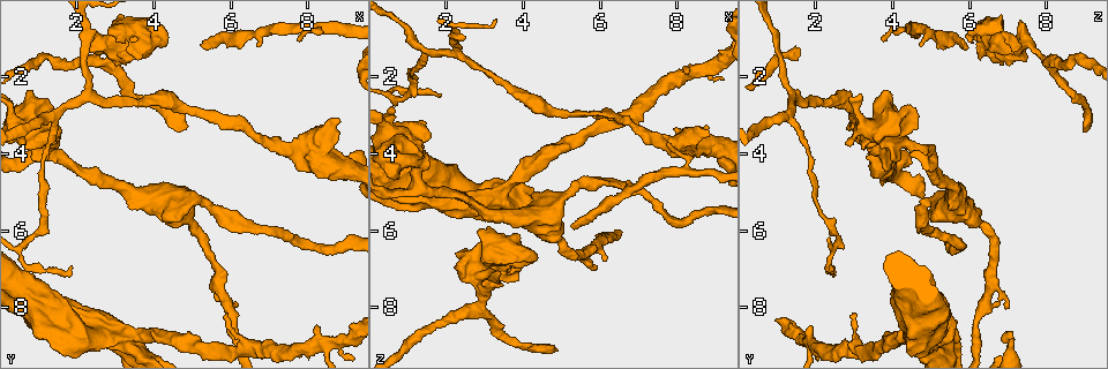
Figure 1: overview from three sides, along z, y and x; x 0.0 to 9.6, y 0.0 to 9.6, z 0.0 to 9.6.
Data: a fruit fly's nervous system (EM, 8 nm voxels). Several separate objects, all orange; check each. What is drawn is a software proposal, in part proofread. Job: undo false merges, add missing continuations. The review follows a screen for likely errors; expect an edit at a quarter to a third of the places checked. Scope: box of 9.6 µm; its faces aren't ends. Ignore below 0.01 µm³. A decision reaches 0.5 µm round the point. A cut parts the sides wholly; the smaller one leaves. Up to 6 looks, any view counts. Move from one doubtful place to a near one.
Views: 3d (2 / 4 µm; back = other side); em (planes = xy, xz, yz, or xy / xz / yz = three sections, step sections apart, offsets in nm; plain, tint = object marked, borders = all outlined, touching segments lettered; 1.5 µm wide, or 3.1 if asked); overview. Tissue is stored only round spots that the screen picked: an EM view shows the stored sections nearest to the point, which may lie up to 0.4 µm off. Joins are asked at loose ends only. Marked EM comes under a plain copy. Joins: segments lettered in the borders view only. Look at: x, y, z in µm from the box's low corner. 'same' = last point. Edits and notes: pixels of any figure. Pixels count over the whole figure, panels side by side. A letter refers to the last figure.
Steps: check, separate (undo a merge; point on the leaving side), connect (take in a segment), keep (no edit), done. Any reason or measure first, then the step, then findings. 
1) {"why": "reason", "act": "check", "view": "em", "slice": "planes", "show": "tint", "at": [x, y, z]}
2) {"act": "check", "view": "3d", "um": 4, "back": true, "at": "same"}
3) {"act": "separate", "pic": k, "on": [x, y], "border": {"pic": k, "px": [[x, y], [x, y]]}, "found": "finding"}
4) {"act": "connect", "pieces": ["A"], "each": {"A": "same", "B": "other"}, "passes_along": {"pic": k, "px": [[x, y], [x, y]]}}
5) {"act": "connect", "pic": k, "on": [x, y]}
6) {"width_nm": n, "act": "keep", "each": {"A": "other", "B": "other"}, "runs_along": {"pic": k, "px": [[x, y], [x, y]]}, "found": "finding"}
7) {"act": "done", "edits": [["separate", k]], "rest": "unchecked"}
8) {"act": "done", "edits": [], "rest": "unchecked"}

{"why": "stops while still wide", "act": "check", "view": "3d", "um": 2, "at": [1.40, 3.70, 3.20]}

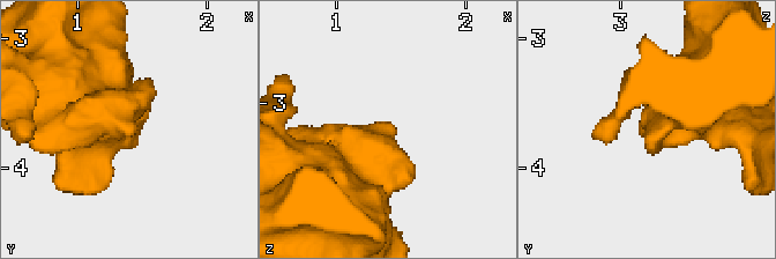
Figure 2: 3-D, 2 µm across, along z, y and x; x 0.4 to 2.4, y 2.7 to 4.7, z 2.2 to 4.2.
{"act": "check", "view": "em", "slice": "planes", "show": "borders", "at": [1.42, 3.72, 3.14]}

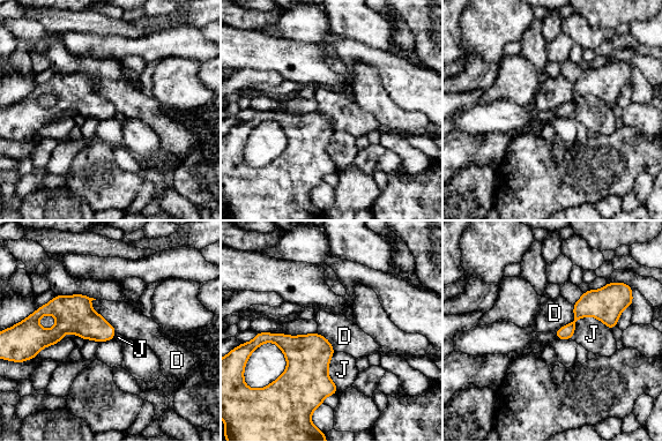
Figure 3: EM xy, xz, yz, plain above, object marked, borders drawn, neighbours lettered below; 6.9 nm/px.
{"act": "keep", "each": {"D": "other", "J": "other"}, "found": "none of them fits"}

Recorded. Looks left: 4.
{"why": "an open end", "act": "check", "view": "em", "slice": "planes", "show": "borders", "at": [1.90, 7.00, 2.50]}

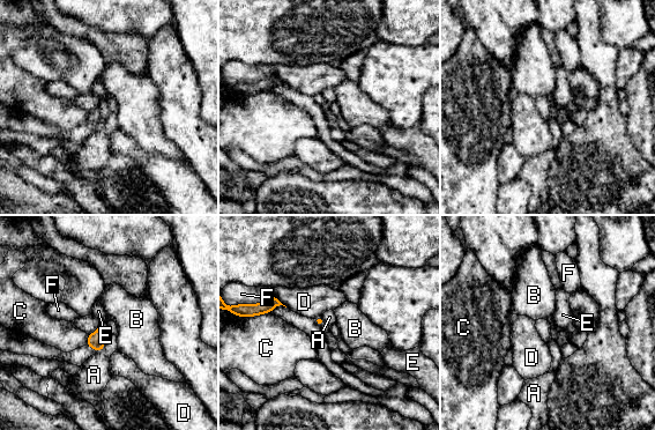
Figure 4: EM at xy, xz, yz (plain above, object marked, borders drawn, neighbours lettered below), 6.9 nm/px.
{"act": "keep", "each": {"A": "other", "B": "other", "C": "other", "D": "other", "E": "other", "F": "other"}, "border": {"pic": 4, "px": [[105, 342], [105, 346], [96, 353]]}, "found": "none of them fits"}

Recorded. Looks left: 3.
{"why": "free end", "act": "check", "view": "em", "slice": "xy", "step": 8, "show": "tint", "at": [4.80, 3.40, 9.00]}

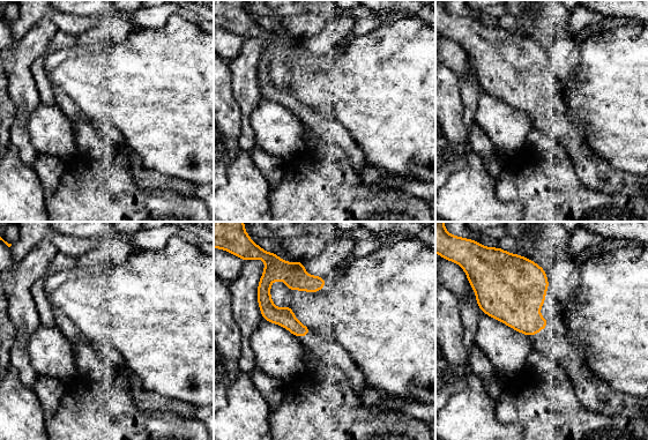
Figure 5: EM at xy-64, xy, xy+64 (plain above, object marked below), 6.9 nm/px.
{"why": "another direction", "act": "check", "view": "em", "slice": "planes", "show": "borders", "at": "same"}

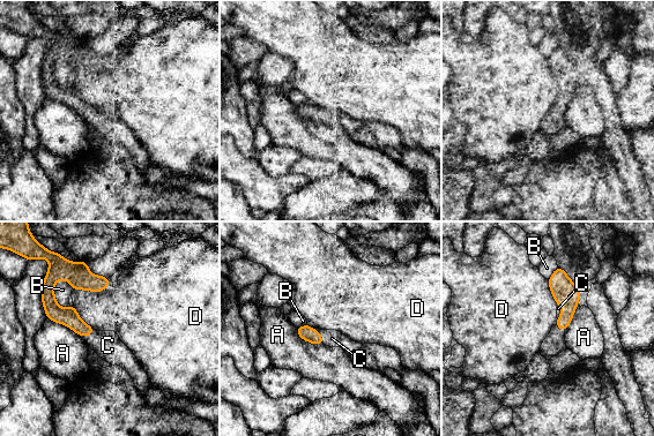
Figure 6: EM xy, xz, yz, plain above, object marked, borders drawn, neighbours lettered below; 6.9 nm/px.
{"longest_contact_nm": ["D", 280], "act": "connect", "pieces": ["C"], "each": {"A": "other", "B": "other", "C": "same", "D": "other"}, "passes_along": {"pic": 6, "px": [[306, 332], [320, 335], [332, 338]]}, "found": "the neuron continues"}

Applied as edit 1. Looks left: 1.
{"act": "done", "edits": [["connect", 6]], "rest": "unchecked"}

